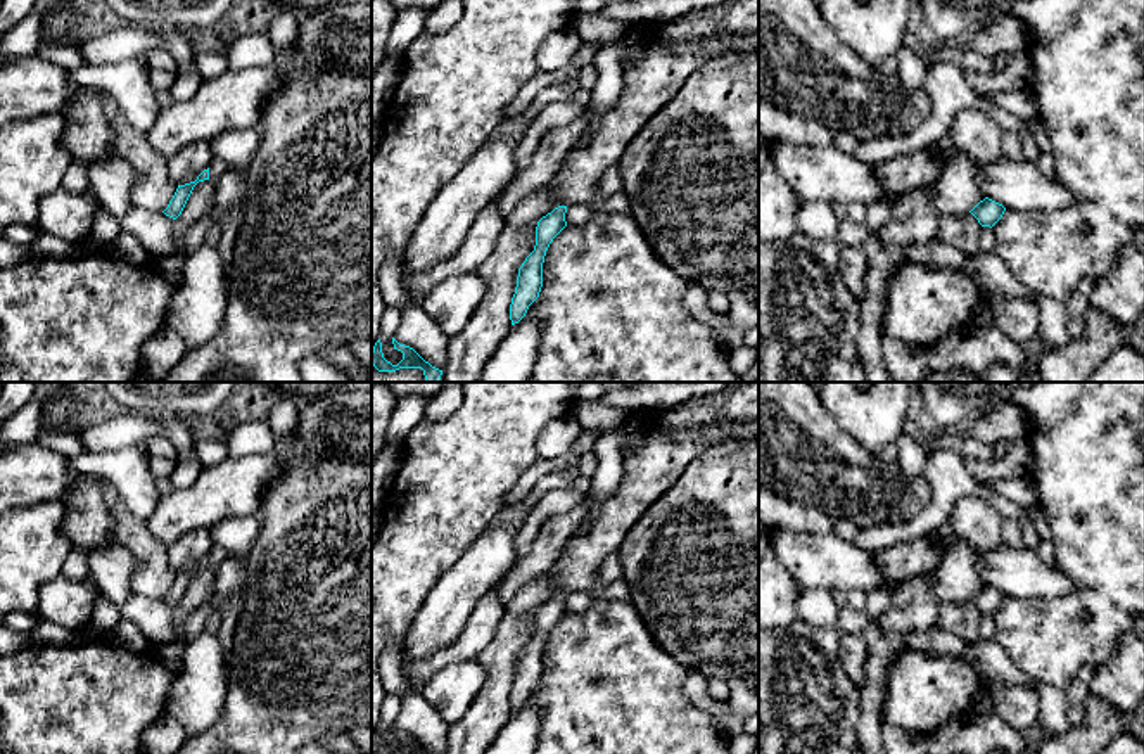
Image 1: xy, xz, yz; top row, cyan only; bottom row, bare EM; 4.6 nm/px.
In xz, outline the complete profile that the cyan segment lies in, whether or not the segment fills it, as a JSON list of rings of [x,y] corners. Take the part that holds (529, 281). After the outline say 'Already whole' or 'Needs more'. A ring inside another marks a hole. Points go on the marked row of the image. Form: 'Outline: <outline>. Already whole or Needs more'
Outline: [[[558,206],[537,221],[534,251],[518,268],[517,287],[510,304],[512,325],[518,323],[543,287],[543,263],[553,239],[567,227],[567,206]]]. Already whole

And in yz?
Outline: [[[988,197],[980,201],[969,213],[982,227],[994,227],[1004,214],[1006,208]]]. Already whole

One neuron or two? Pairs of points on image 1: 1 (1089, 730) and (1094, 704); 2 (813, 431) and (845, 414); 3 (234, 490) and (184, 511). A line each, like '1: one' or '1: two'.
1: one
2: two
3: one

